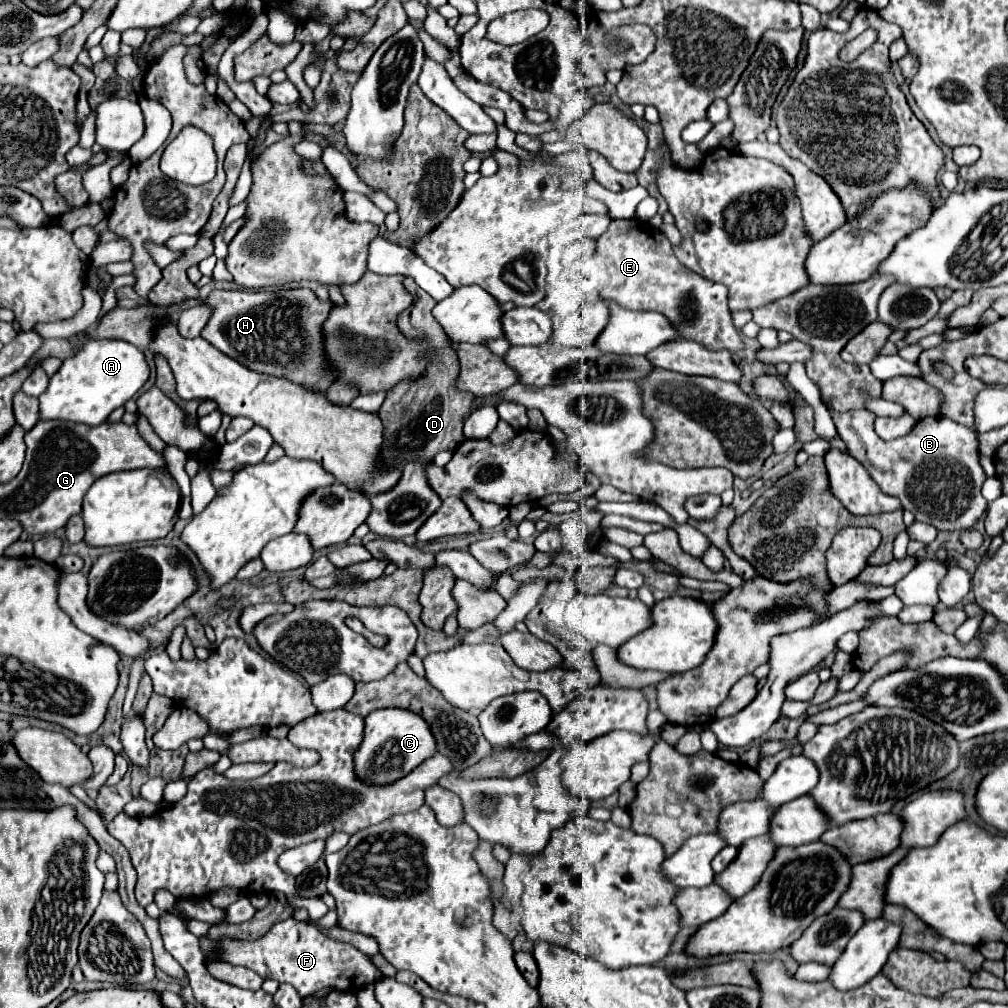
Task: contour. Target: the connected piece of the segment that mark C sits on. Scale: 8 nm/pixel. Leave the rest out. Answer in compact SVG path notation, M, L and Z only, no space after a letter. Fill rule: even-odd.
M377 709L365 717L363 741L355 751L355 775L367 785L389 785L433 755L435 739L421 717L401 709Z

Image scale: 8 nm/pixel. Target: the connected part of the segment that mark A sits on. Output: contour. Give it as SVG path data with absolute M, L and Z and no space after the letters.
M93 339L77 355L65 359L59 371L49 379L45 393L39 397L39 419L73 421L101 425L111 411L125 405L147 381L149 367L143 353L121 339Z

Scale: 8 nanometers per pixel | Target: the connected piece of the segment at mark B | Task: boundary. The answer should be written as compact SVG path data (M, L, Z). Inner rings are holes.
M867 409L837 413L833 421L849 455L867 469L883 493L897 497L903 509L915 515L915 521L929 523L939 531L971 529L985 513L987 501L981 495L981 485L987 477L979 465L975 433L969 427L945 417L925 417L907 435L883 441L873 431L875 415Z

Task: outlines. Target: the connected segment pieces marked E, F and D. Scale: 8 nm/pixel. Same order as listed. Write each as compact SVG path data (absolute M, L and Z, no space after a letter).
M637 217L613 219L609 229L597 239L595 261L599 273L597 291L601 299L613 299L629 309L659 311L685 339L697 341L711 351L745 351L741 333L733 325L731 311L727 309L727 287L703 279L681 265L673 255L669 239L649 221L641 221Z
M293 917L275 923L261 939L255 941L245 941L237 937L221 937L221 939L201 937L201 951L207 963L225 961L231 965L243 965L247 969L253 969L263 979L273 979L277 983L291 983L301 997L319 993L325 987L355 993L363 985L381 979L381 973L369 961L369 957L357 951L353 945L331 941L313 925L307 925Z
M411 277L405 279L405 287L417 299L415 299L413 307L399 317L397 325L403 331L403 335L409 335L409 337L427 335L431 345L437 349L437 353L435 353L433 363L429 365L427 373L421 379L411 381L411 383L403 381L403 383L395 385L391 391L387 391L387 397L377 413L383 423L383 447L381 447L383 461L381 463L385 463L387 469L393 469L393 467L403 469L411 461L429 463L429 461L433 461L433 457L439 451L455 449L465 439L463 423L473 413L473 401L475 401L473 395L461 395L461 391L457 391L453 387L453 381L459 371L457 357L453 355L453 349L449 347L443 327L433 317L433 307L437 305L435 299L427 291L423 291Z

